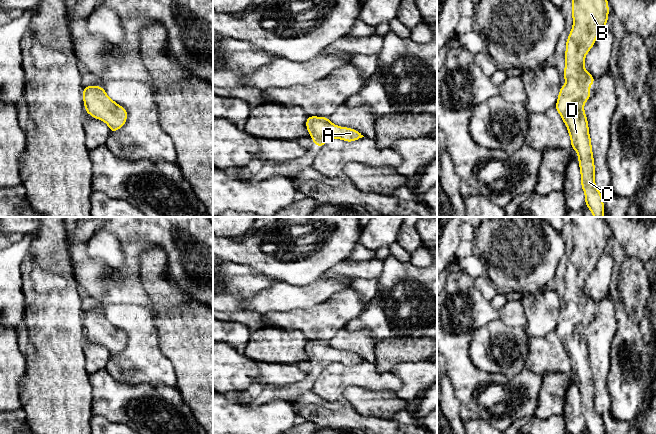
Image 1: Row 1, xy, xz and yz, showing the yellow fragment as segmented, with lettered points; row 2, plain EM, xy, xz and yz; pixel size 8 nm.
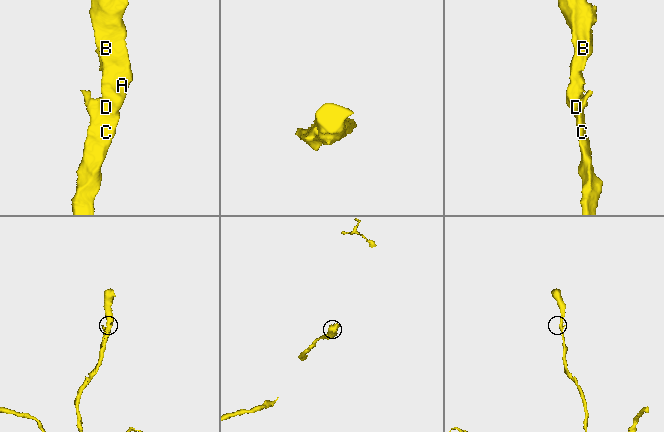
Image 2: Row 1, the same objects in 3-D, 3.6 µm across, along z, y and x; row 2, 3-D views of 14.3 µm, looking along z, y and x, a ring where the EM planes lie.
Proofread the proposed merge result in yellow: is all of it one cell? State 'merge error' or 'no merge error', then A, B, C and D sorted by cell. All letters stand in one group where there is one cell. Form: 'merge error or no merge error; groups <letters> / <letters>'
no merge error; groups A B C D

